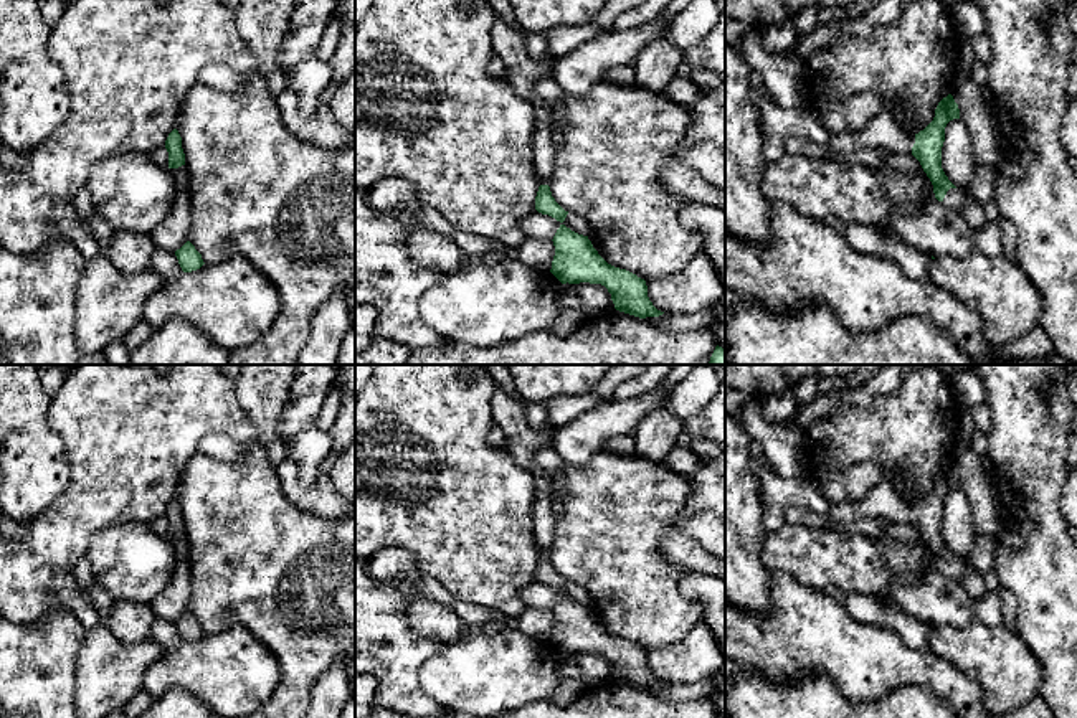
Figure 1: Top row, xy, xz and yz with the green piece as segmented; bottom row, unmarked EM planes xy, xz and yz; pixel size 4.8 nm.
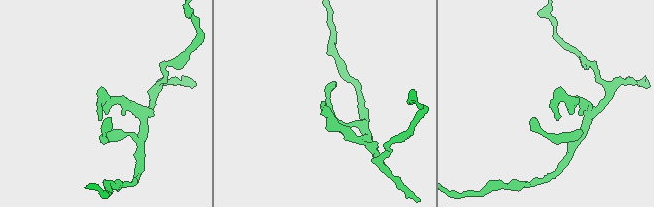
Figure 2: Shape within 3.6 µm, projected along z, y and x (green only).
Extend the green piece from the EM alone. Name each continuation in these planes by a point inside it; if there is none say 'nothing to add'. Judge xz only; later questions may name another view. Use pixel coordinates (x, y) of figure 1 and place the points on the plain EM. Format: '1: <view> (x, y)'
1: xz (522, 441)

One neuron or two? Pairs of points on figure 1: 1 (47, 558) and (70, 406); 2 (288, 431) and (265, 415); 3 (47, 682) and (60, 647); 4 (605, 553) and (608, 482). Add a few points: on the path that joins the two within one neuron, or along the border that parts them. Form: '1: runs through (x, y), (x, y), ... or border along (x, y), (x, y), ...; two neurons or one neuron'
1: runs through (71, 520), (85, 505), (85, 444); one neuron
2: border along (291, 388), (278, 438); two neurons
3: runs through (52, 674), (52, 656); one neuron
4: runs through (608, 535), (608, 500); one neuron

